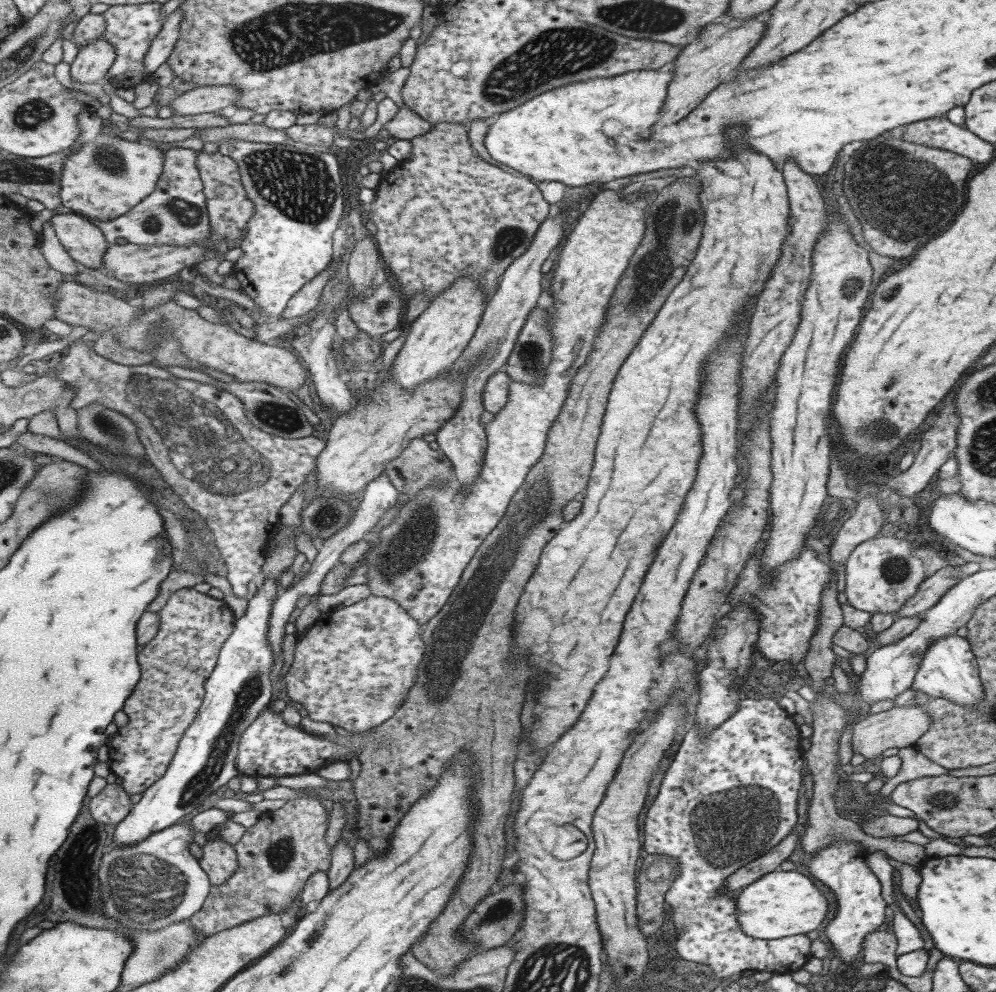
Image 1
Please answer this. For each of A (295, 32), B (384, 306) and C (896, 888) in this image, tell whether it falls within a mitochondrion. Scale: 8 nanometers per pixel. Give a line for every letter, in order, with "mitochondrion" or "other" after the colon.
A: mitochondrion
B: mitochondrion
C: other

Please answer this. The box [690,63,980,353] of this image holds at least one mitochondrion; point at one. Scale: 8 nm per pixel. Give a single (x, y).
(906, 199)

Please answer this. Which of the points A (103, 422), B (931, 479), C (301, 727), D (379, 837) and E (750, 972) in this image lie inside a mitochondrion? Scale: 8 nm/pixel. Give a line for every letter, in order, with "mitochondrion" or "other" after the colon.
A: mitochondrion
B: other
C: other
D: mitochondrion
E: other

